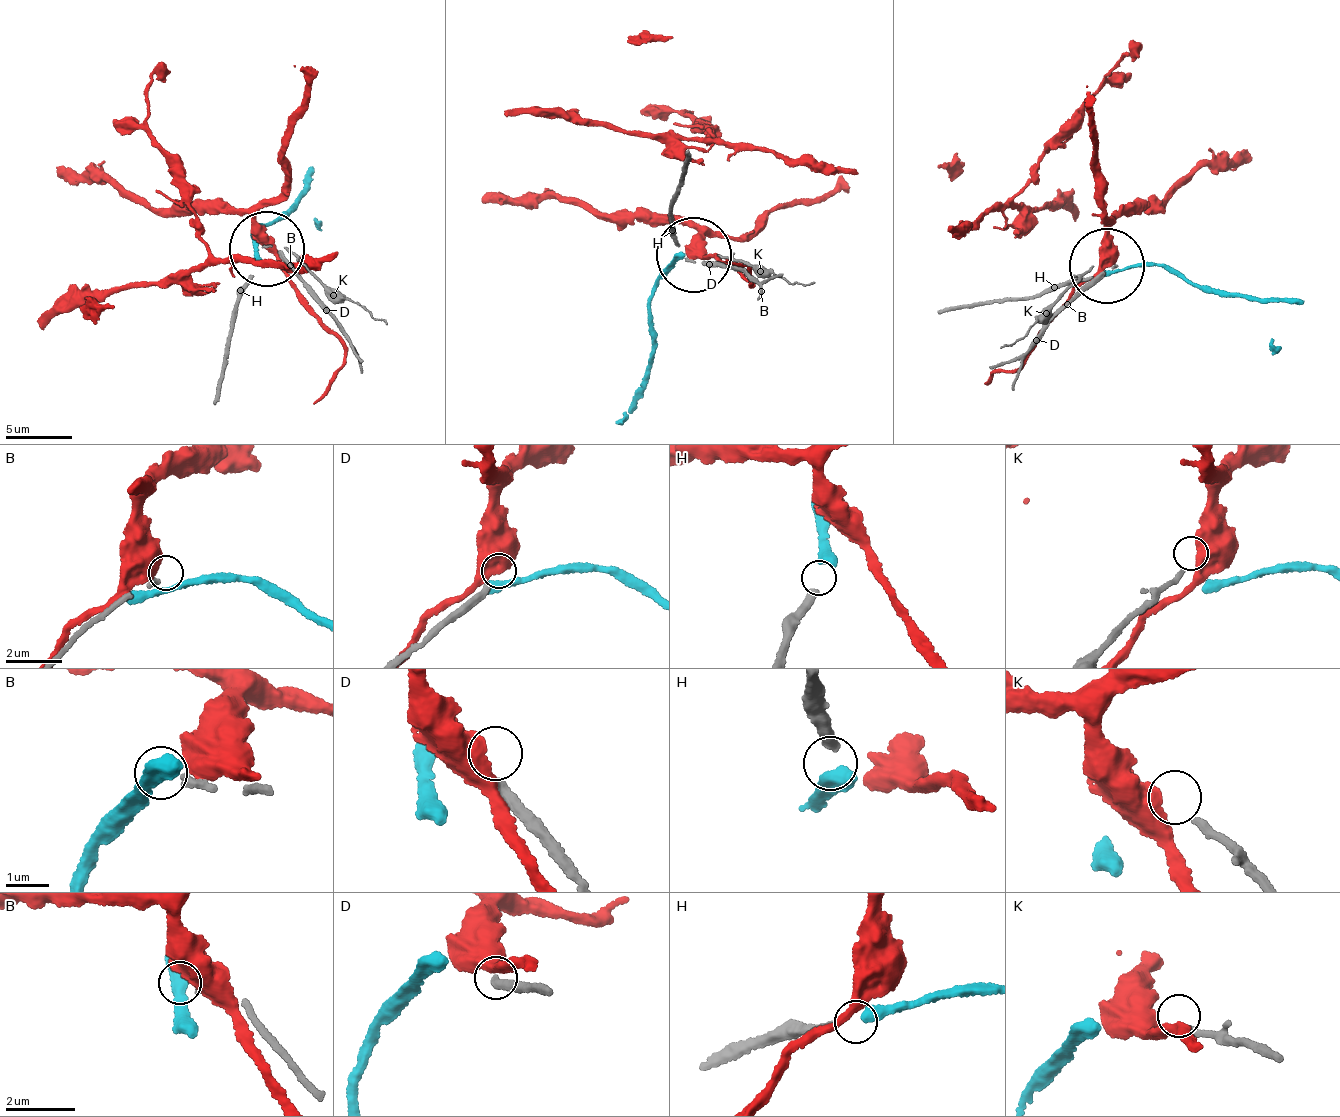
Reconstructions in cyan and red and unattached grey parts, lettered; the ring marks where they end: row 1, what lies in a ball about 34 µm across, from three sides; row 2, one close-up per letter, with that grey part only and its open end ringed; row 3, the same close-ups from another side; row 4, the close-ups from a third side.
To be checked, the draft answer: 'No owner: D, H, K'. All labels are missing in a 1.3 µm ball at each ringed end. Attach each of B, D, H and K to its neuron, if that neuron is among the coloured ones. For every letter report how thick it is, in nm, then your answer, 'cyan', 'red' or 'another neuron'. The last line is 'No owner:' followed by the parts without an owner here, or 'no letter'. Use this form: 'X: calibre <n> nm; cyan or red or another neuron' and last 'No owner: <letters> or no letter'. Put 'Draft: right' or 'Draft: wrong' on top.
Draft: wrong
B: calibre 160 nm; another neuron
D: calibre 240 nm; another neuron
H: calibre 260 nm; cyan
K: calibre 170 nm; another neuron
No owner: B, D, K

